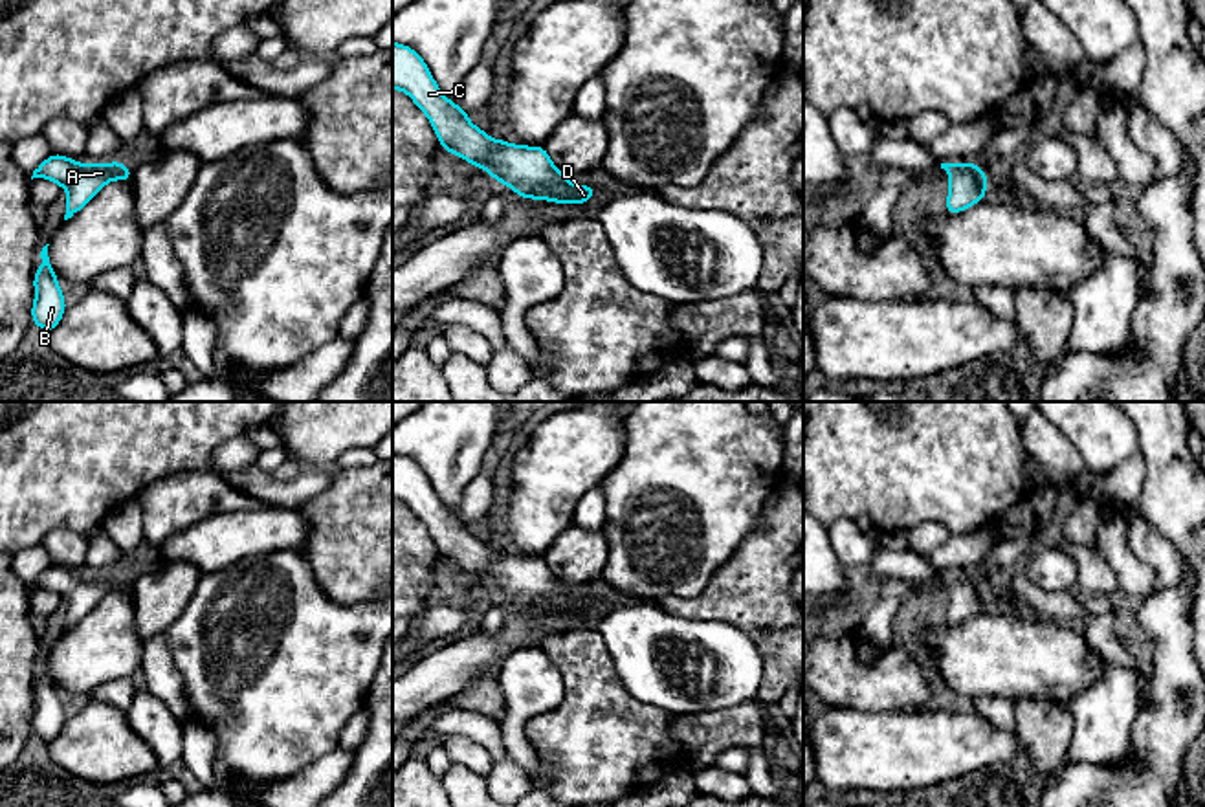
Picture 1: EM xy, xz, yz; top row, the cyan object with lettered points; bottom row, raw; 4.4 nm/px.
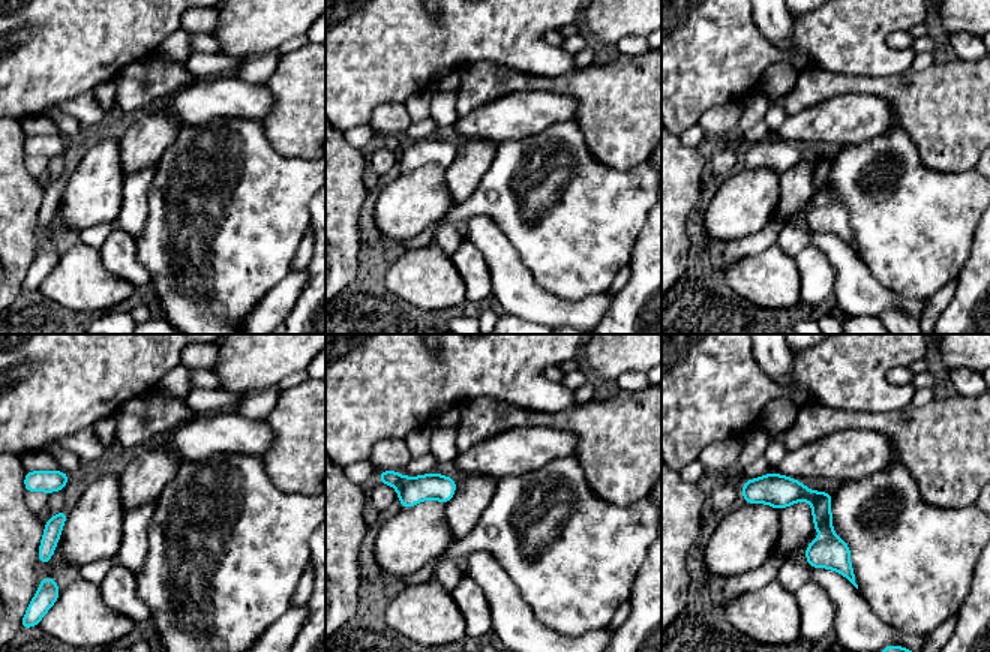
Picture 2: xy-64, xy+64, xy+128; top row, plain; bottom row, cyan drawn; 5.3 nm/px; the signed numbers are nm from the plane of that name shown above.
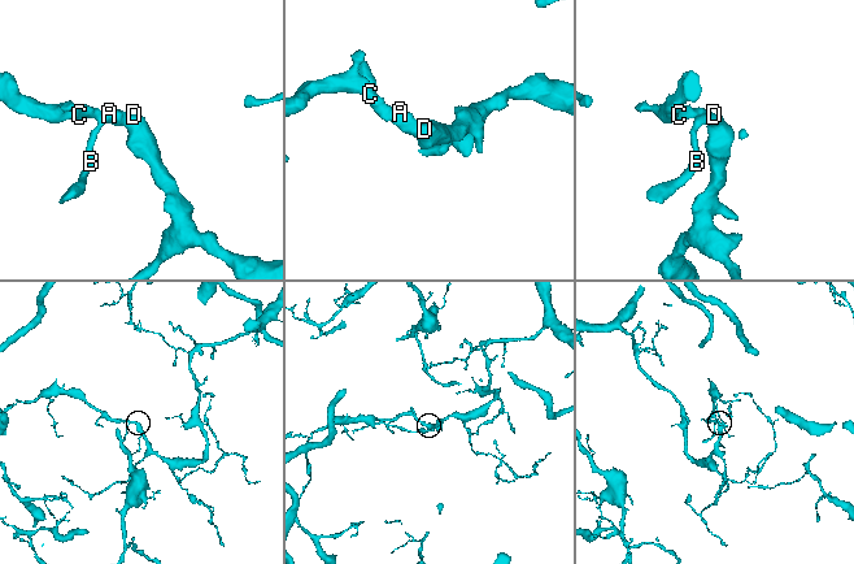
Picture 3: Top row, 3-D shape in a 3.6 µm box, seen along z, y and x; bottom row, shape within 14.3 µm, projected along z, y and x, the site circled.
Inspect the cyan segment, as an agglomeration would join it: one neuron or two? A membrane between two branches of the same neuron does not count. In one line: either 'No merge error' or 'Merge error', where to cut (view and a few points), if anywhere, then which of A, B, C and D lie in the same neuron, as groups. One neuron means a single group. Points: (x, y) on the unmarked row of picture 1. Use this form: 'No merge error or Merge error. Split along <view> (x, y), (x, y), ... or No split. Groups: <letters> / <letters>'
No merge error. No split. Groups: A B C D

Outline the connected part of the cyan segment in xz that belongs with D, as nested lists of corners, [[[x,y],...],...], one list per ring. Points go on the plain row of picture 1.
[[[392,453],[392,501],[405,503],[427,526],[446,563],[486,580],[519,609],[587,614],[596,605],[596,598],[574,596],[561,585],[543,556],[512,556],[477,539],[468,523],[440,503],[418,462],[400,453]]]

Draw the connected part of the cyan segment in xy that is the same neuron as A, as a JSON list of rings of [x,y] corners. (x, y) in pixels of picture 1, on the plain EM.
[[[51,565],[35,581],[33,589],[44,589],[59,594],[68,603],[64,631],[77,625],[108,592],[132,592],[132,580],[123,572],[114,570],[110,576],[103,574],[77,574],[68,567]]]

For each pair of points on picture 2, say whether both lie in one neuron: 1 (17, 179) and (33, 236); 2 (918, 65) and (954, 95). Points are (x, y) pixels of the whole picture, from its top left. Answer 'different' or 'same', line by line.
1: same
2: different

